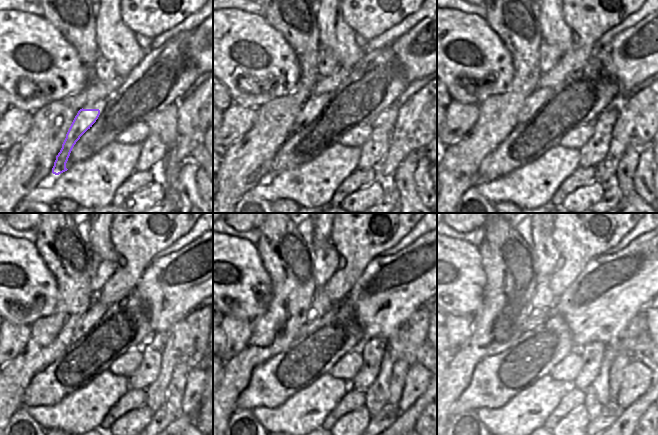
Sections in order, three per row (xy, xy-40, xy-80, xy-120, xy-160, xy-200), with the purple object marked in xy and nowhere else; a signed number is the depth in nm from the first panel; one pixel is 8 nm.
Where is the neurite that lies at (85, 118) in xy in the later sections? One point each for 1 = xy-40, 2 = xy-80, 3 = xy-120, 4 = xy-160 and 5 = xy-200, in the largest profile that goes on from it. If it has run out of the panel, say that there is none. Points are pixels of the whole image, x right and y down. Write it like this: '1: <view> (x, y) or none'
1: xy-40 (306, 116)
2: xy-80 (540, 93)
3: xy-120 (97, 310)
4: xy-160 (321, 304)
5: xy-200 (543, 300)

